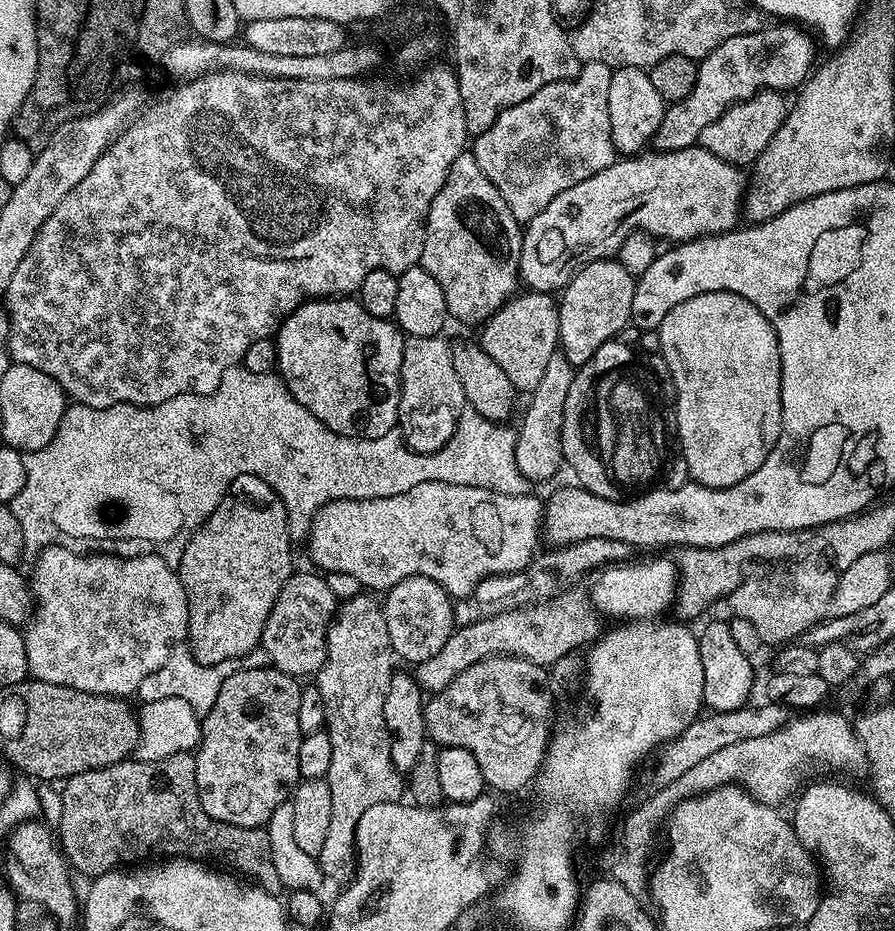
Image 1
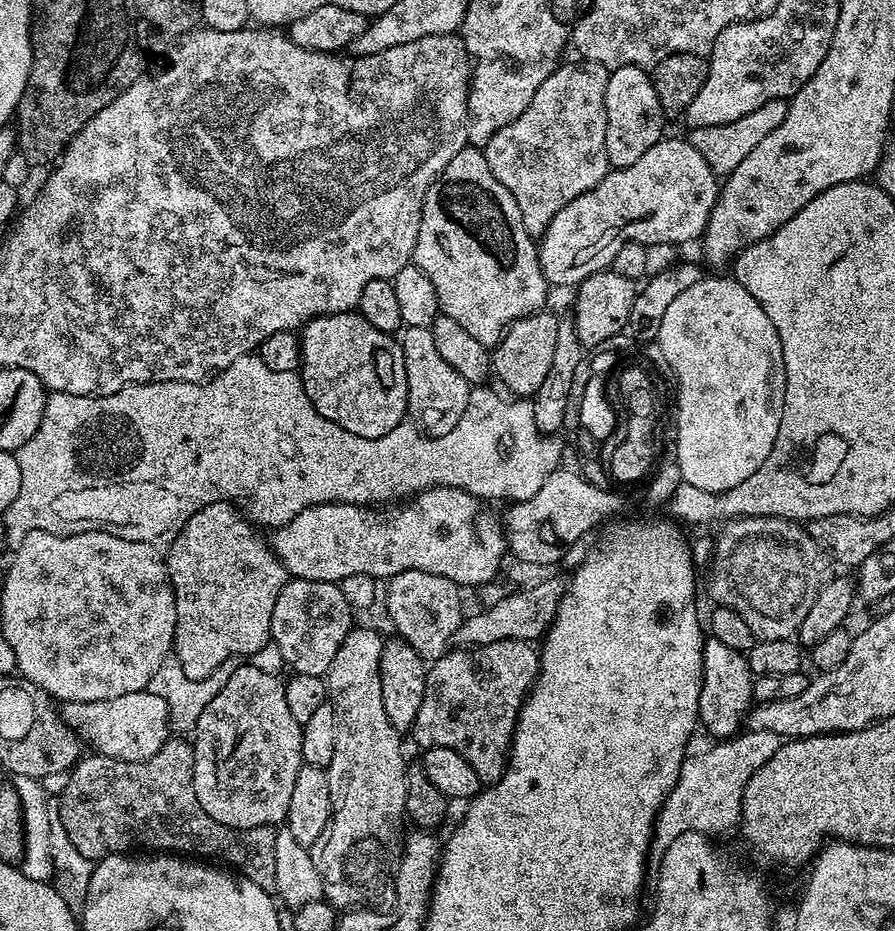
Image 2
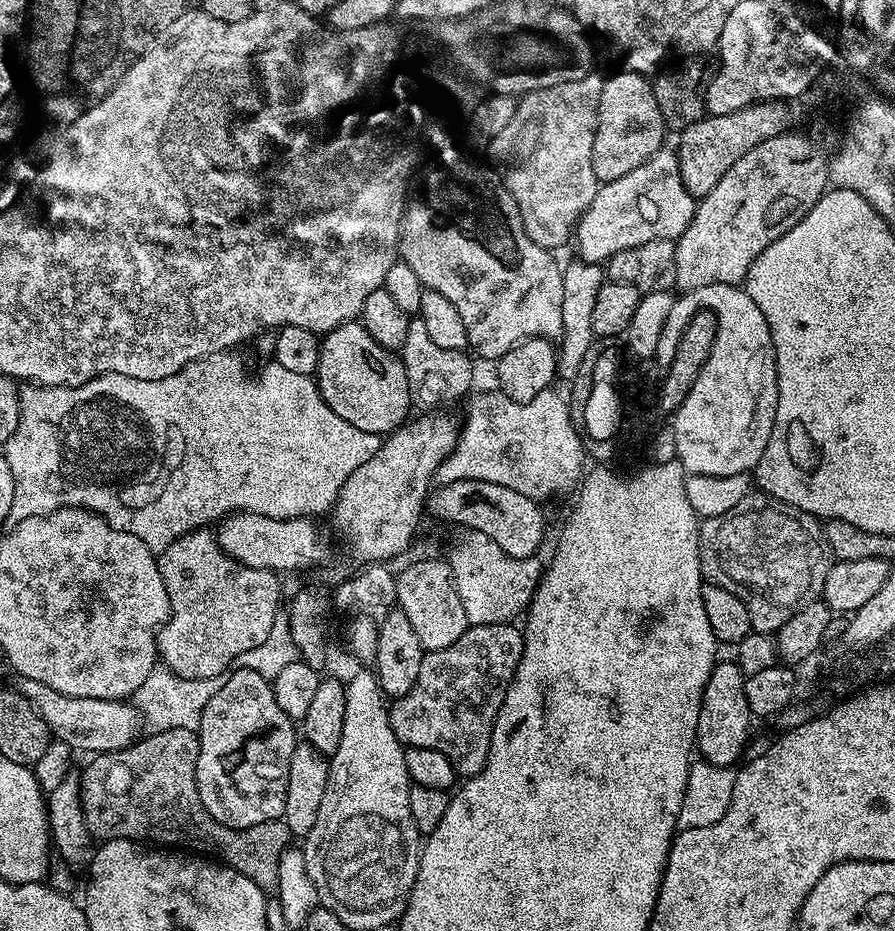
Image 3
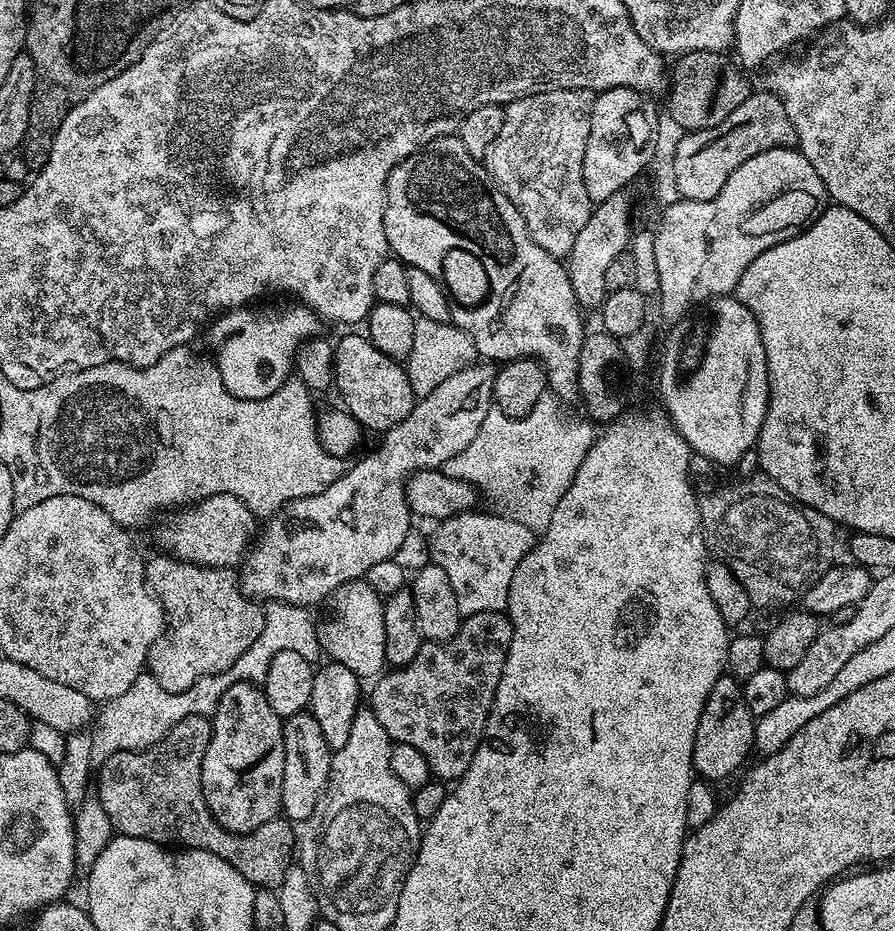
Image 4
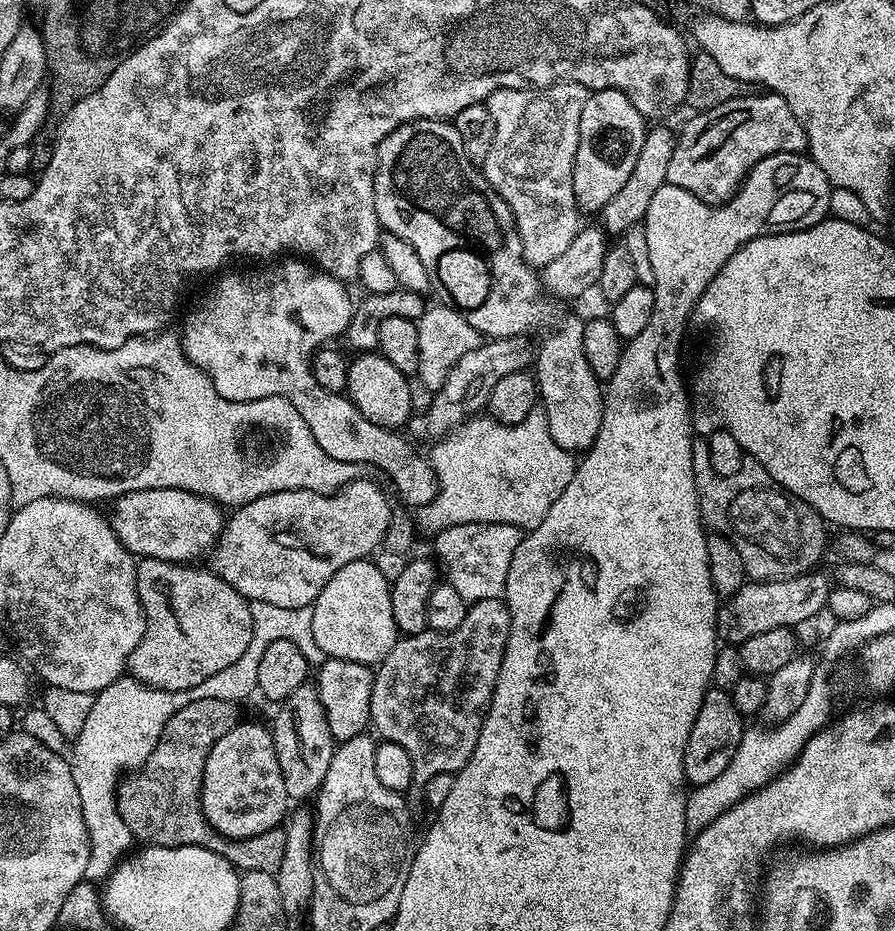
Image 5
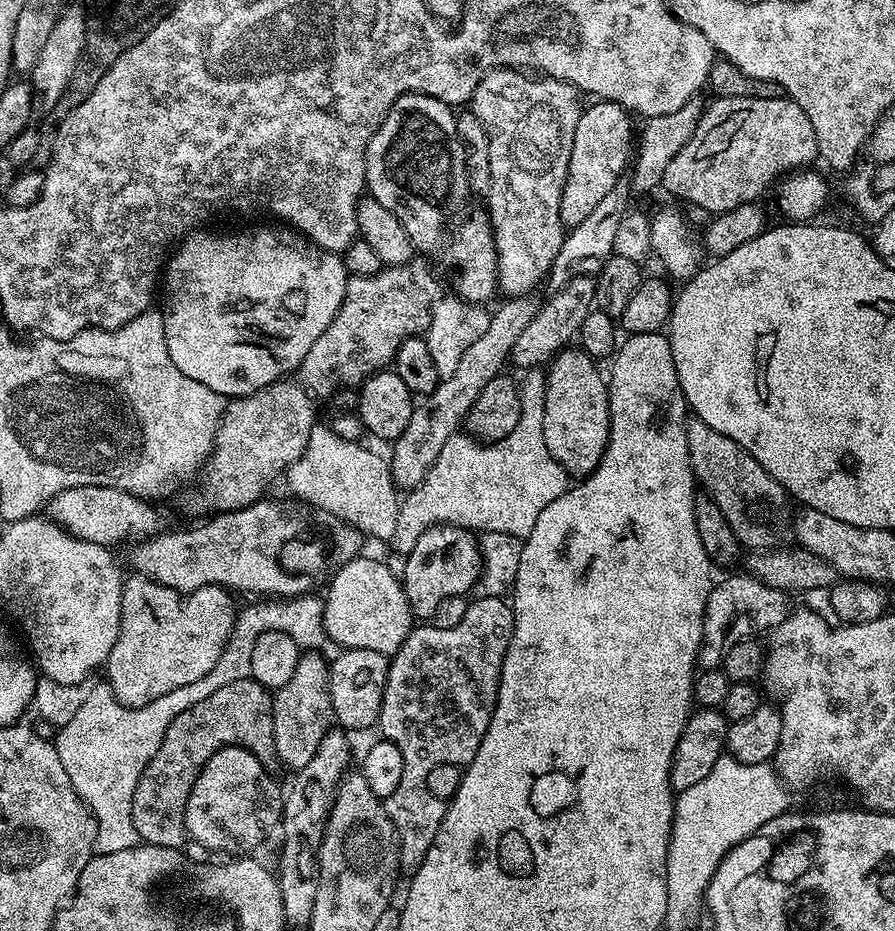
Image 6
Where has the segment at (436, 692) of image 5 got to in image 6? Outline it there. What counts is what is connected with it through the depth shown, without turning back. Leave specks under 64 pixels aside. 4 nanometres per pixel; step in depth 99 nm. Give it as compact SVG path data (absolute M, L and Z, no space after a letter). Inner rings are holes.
M499 596L476 598L469 603L466 615L462 617L462 622L458 622L458 626L438 628L431 622L424 622L413 627L406 642L398 646L388 661L378 729L383 739L394 742L394 746L402 750L402 782L398 782L394 794L384 800L386 814L390 822L394 822L400 839L401 869L415 870L422 858L426 858L426 850L430 850L430 842L434 842L434 834L438 834L438 826L444 817L445 801L434 798L426 790L426 777L430 775L430 770L443 764L466 766L474 754L478 754L478 746L482 746L482 738L494 714L502 662L506 658L506 646L510 646L511 637L511 603Z

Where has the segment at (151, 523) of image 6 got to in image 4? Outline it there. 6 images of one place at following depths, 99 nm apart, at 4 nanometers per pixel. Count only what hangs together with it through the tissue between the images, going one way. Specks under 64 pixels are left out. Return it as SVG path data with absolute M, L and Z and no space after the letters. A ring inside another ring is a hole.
M214 494L191 506L173 511L160 528L160 544L165 553L207 568L235 569L243 561L258 532L258 518L234 494Z

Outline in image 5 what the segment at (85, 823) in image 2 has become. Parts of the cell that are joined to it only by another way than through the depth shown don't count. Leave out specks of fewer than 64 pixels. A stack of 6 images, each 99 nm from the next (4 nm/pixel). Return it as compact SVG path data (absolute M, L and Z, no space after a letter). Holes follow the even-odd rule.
M217 698L199 699L190 706L178 710L161 734L160 740L154 746L153 752L146 758L143 765L136 768L131 774L121 779L116 790L116 805L118 814L126 826L130 826L130 834L137 841L154 848L177 848L178 846L202 846L206 850L214 850L226 858L232 867L241 873L250 870L262 870L263 872L275 873L278 866L282 866L282 857L286 851L286 834L283 830L273 830L266 834L254 834L250 838L241 840L228 840L222 834L211 830L202 829L202 813L200 811L200 777L204 774L204 763L218 738L222 734L230 734L235 724L239 724L242 713L239 707L230 701L222 701Z

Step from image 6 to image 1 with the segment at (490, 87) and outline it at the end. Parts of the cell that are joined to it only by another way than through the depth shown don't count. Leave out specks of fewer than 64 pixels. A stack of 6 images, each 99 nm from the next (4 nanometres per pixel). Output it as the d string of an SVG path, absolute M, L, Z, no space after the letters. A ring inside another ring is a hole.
M585 63L580 73L573 80L550 82L550 86L542 86L538 94L530 94L526 102L518 102L518 106L510 106L480 136L475 137L470 151L476 157L478 166L482 166L482 174L494 182L498 194L506 198L506 206L510 206L510 214L522 226L528 225L535 216L542 214L562 190L570 190L570 186L578 186L586 178L594 178L598 170L606 170L615 164L618 153L610 134L610 78L613 69L604 64Z

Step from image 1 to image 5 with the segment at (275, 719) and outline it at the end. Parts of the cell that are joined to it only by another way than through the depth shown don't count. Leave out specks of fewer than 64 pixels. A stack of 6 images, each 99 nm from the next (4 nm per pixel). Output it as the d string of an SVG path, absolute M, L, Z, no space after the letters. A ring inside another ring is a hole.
M248 718L241 719L239 724L232 727L230 734L222 734L222 738L214 742L204 763L204 774L200 777L200 811L203 823L211 831L222 834L228 840L241 840L254 834L266 834L279 829L285 823L290 812L290 801L286 794L282 770L278 766L272 729L267 723L255 724Z

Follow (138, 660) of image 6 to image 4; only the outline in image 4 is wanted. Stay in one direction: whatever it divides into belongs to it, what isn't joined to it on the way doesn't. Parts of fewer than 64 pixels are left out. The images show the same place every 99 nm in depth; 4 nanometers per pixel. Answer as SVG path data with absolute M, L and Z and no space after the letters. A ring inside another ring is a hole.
M159 554L160 556L148 556L144 565L144 579L148 581L148 587L152 589L152 592L156 595L160 605L163 606L166 613L166 627L163 632L160 633L160 637L154 642L154 646L148 652L148 663L146 665L147 671L152 674L154 678L158 680L168 691L172 692L184 692L188 687L194 686L199 679L202 679L206 675L217 675L220 671L226 670L228 667L234 666L246 650L250 649L250 646L254 646L254 642L258 640L258 634L261 634L264 618L264 609L253 597L247 596L244 589L240 586L237 573L230 568L207 568L206 566L198 566L197 564L191 564L185 560L177 560L174 556L167 554Z

